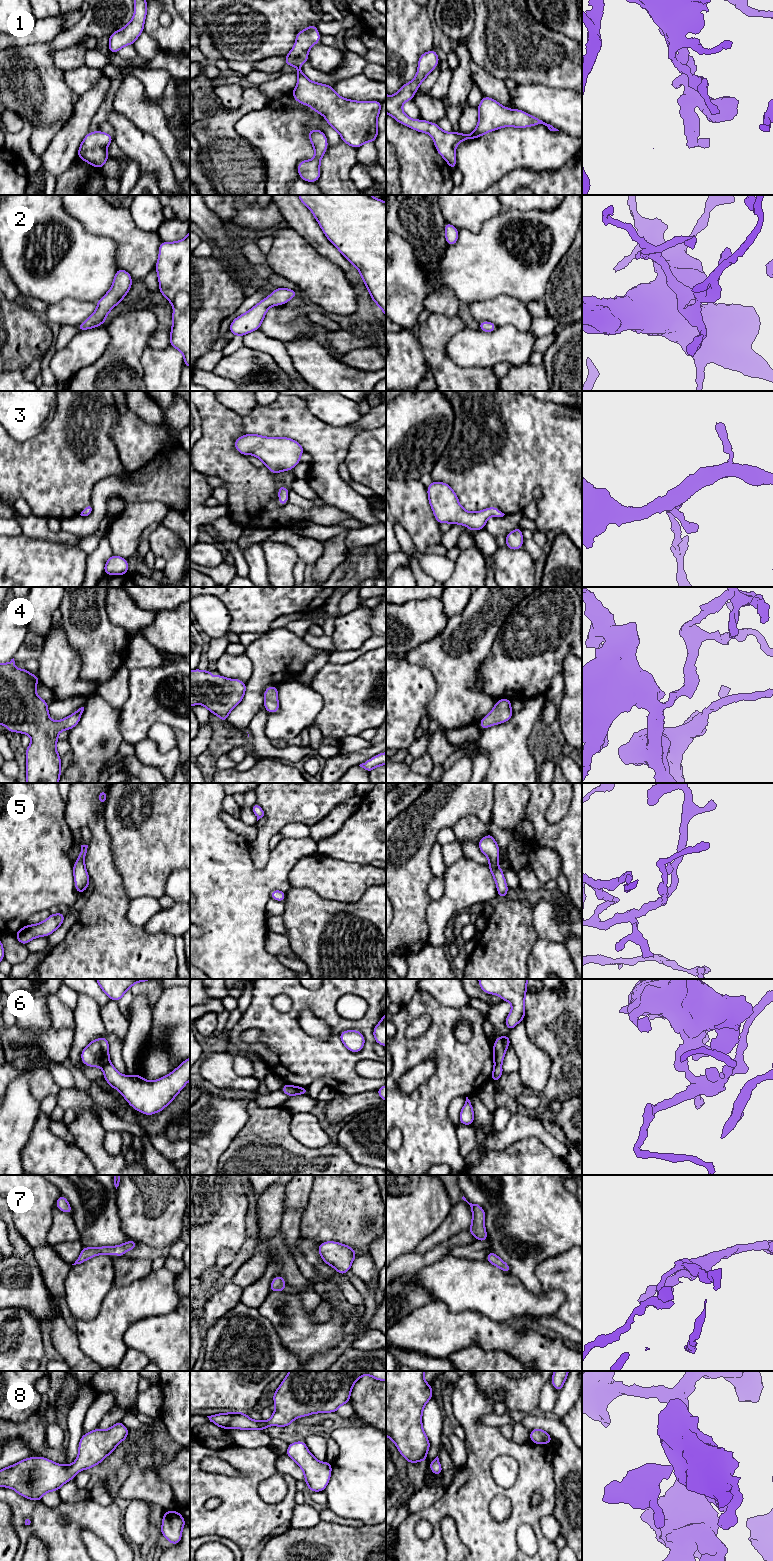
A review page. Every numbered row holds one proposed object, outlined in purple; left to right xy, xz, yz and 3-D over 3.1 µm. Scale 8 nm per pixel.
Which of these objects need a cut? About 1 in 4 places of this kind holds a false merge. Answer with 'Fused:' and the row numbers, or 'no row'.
Fused: 6

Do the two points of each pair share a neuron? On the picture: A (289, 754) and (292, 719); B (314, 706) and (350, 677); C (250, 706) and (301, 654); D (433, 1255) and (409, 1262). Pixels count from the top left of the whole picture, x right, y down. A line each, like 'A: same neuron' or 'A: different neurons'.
A: different neurons
B: different neurons
C: same neuron
D: same neuron

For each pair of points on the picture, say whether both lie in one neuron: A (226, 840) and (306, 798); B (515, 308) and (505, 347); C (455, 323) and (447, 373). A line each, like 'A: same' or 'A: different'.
A: different
B: different
C: same

